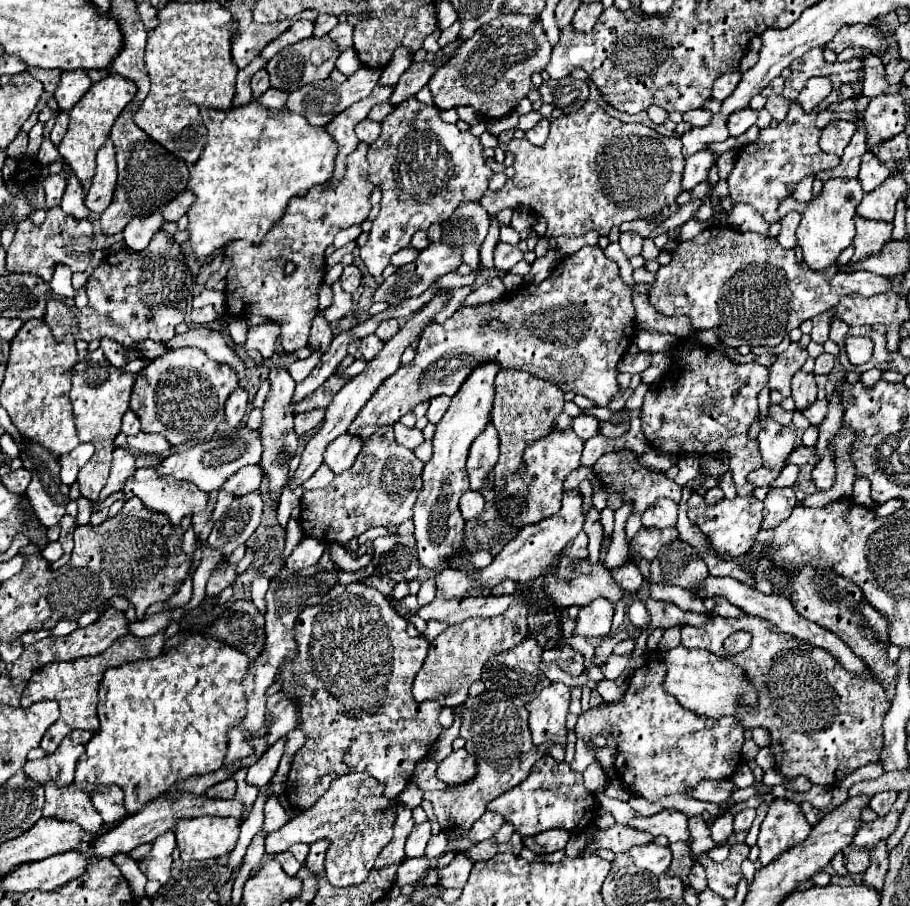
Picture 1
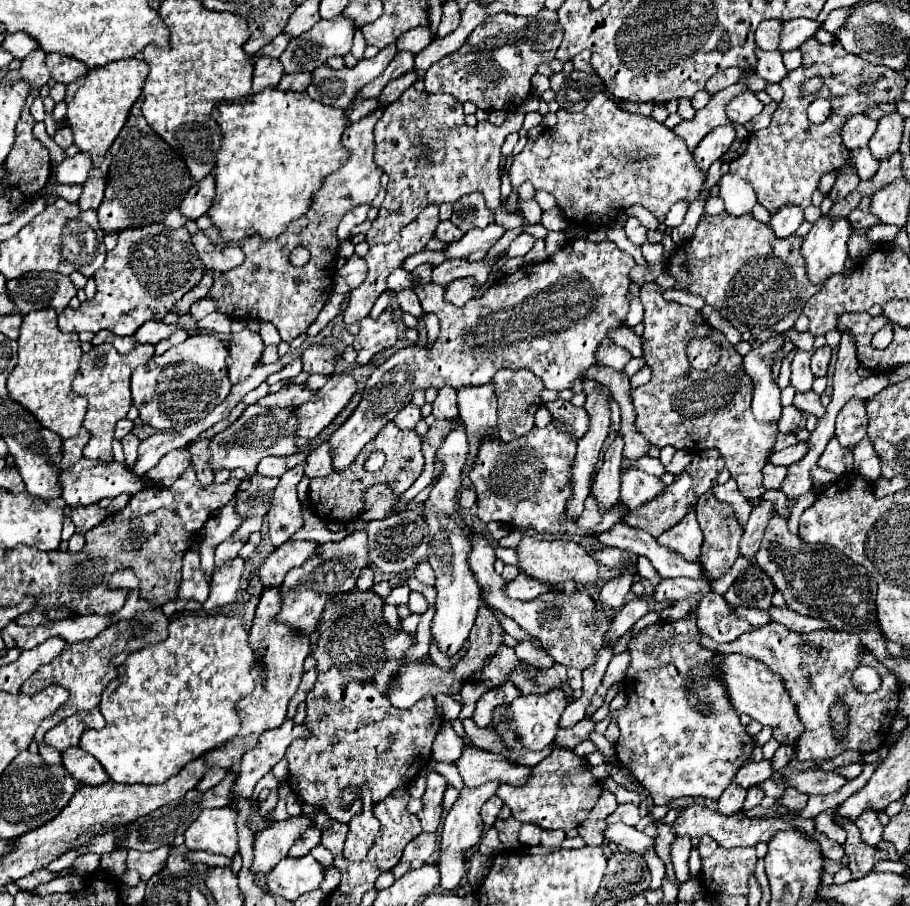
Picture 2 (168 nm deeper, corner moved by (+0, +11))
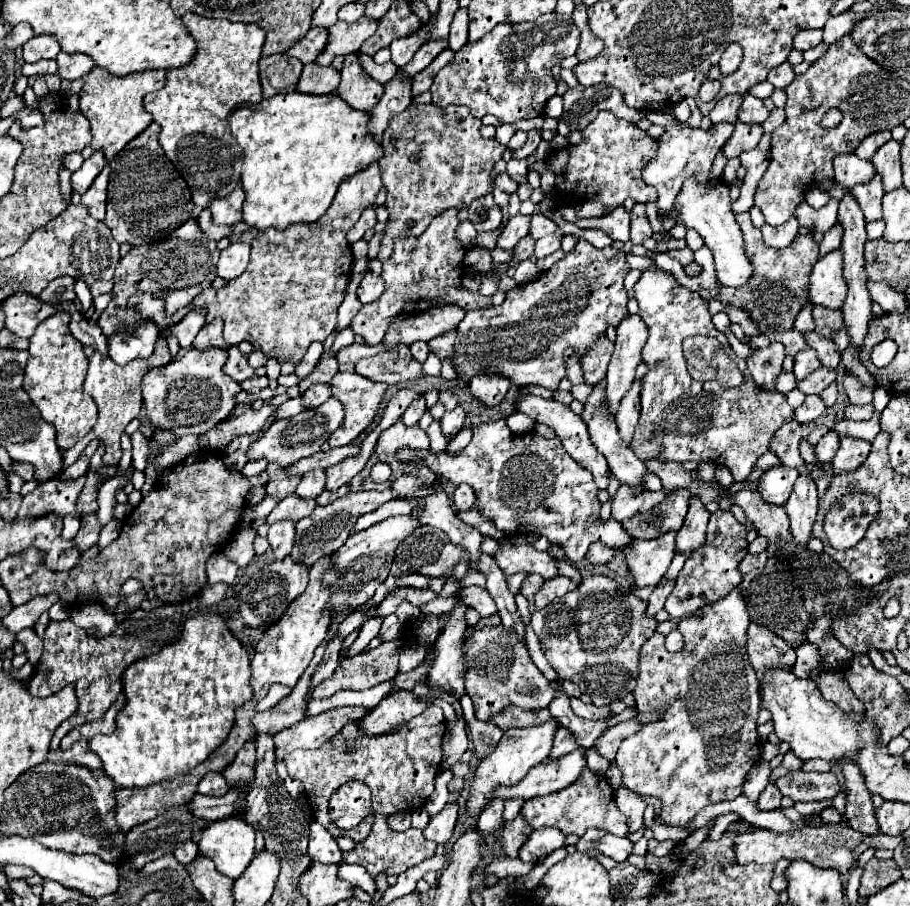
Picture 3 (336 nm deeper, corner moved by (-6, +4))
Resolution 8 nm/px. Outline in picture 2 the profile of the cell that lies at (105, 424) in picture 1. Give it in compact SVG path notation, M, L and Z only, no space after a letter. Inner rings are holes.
M101 343L101 345L93 345L93 349L89 353L83 353L81 367L77 371L77 377L73 379L73 391L89 401L89 409L87 409L83 427L91 433L91 439L89 439L87 447L83 449L83 457L111 461L109 451L111 451L115 423L119 419L123 419L127 415L129 407L133 405L131 391L129 391L131 373L139 365L145 365L153 357L153 351L155 351L153 345L137 345L131 353L119 355L111 343Z

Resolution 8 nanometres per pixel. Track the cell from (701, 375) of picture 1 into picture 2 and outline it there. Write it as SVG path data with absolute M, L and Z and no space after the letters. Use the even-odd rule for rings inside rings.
M643 283L639 297L645 307L645 331L641 339L643 357L651 369L651 381L631 389L631 399L637 411L637 431L659 449L665 445L687 451L719 449L741 495L747 499L761 497L765 491L761 469L773 451L777 425L759 423L751 415L751 377L743 371L743 357L723 333L705 323L697 309L665 301L655 283ZM703 335L715 339L723 355L719 363L707 371L695 371L691 363L687 363L687 343Z

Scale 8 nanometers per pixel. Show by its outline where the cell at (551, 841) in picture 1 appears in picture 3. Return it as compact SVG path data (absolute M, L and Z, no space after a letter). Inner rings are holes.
M541 828L541 830L533 830L525 844L519 850L519 860L523 862L537 862L547 858L551 852L555 852L557 848L563 848L563 840L565 834L561 834L561 830L553 830L553 828Z

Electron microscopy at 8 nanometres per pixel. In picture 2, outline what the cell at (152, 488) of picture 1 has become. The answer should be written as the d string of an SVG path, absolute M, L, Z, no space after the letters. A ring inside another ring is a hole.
M81 459L79 463L71 465L67 471L61 471L61 477L59 477L61 485L63 485L63 499L69 507L77 507L77 505L93 505L93 503L99 503L103 497L117 497L121 493L127 493L127 495L135 495L147 487L161 487L159 483L147 479L145 475L135 475L133 469L129 469L125 463L117 463L117 461L111 461L111 463L103 463L103 461L89 461L89 459Z

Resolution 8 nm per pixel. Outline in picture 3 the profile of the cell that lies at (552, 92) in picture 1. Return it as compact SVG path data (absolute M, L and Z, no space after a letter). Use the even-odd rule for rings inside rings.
M597 84L589 88L585 86L569 88L563 100L565 100L565 108L561 120L571 130L585 130L585 126L589 126L601 110L609 110L619 120L627 120L627 122L635 122L643 116L639 110L625 104L617 88L607 84Z

